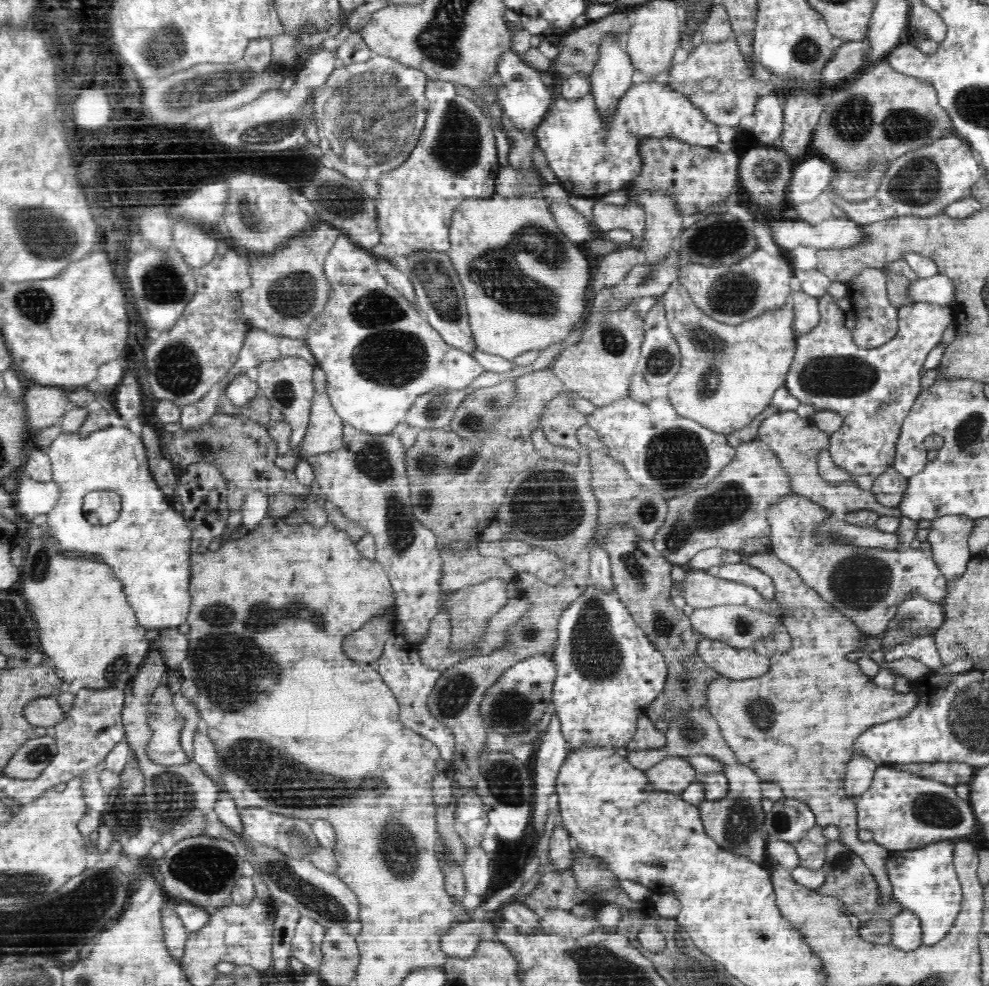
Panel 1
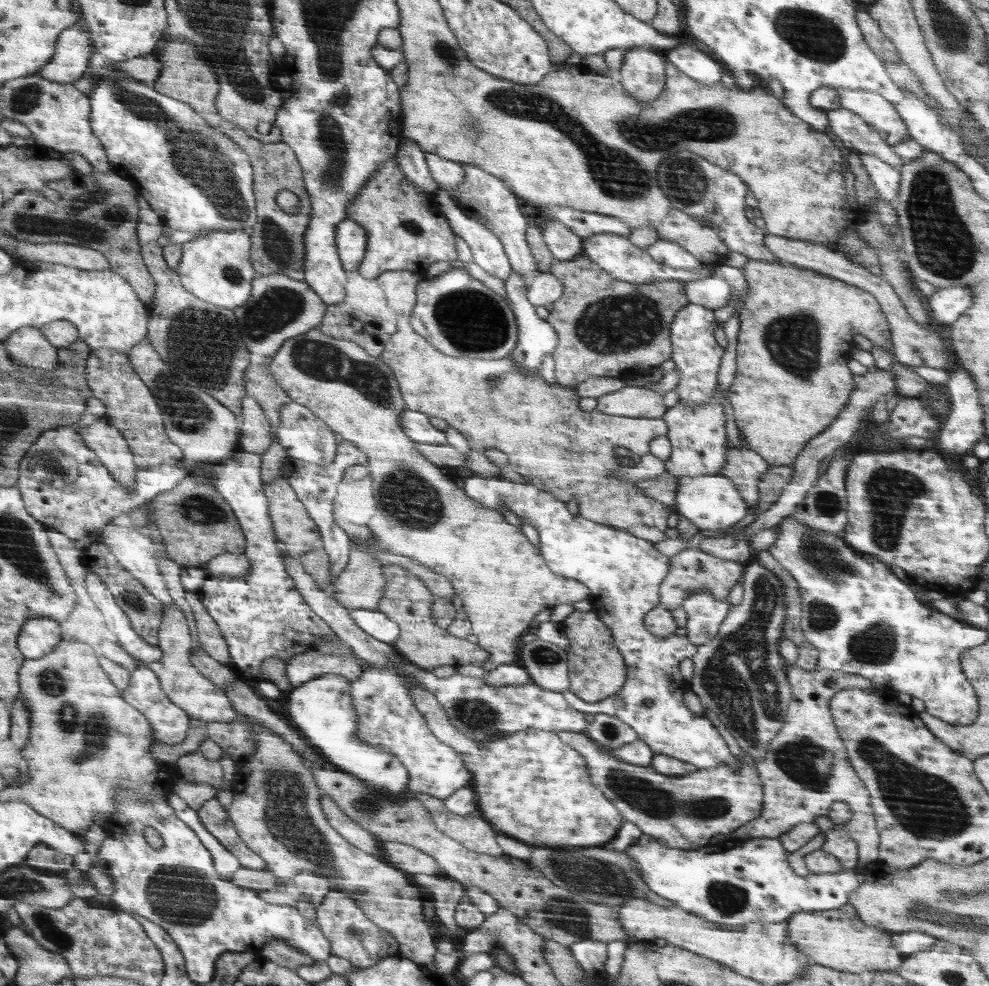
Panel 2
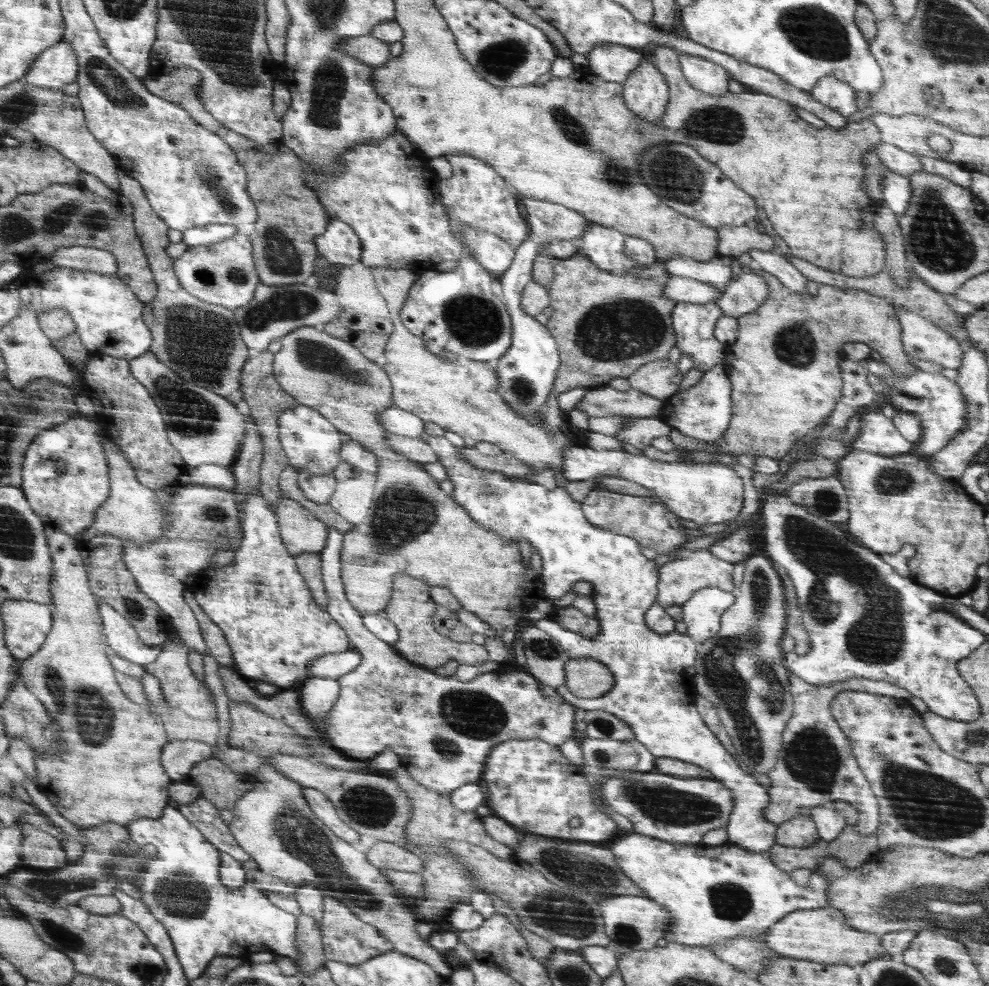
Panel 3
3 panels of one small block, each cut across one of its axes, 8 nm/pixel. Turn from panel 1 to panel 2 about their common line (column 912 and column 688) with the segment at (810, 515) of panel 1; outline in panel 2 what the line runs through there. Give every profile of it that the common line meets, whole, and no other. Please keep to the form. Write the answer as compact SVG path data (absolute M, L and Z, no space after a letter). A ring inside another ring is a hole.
M697 548L686 549L670 558L670 561L670 572L660 583L660 604L673 610L679 608L688 595L700 591L710 591L720 600L728 599L728 593L746 572L746 564L742 561L722 560Z

